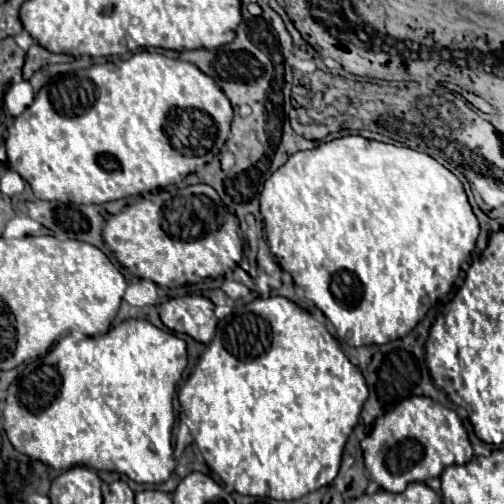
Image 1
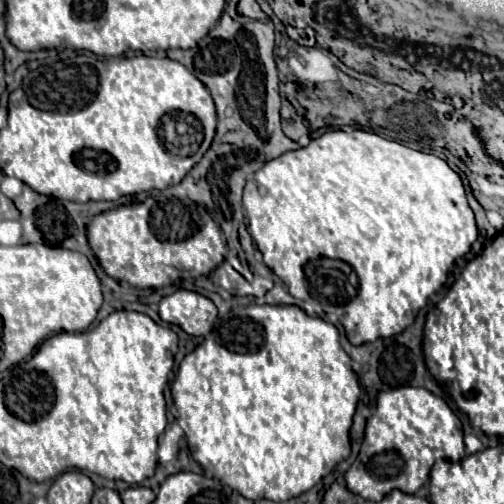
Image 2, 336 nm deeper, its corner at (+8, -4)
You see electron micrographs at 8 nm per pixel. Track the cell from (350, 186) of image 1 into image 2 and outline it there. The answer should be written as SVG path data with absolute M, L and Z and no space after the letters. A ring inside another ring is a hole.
M360 128L352 129L352 131L324 133L318 139L312 139L308 147L302 147L298 151L288 151L288 153L280 155L278 159L268 161L246 183L242 201L244 201L244 209L246 209L246 217L248 217L248 231L250 231L252 239L256 241L256 247L260 249L264 263L282 279L288 293L294 295L296 299L310 303L318 317L322 317L334 325L342 323L346 329L346 337L352 345L362 345L368 341L376 341L380 337L392 337L392 335L402 333L408 325L412 325L418 311L428 303L428 297L444 288L447 277L455 267L455 263L459 261L461 268L466 266L464 255L470 251L472 243L478 237L474 213L468 205L462 179L456 171L450 169L450 165L444 159L440 159L436 155L422 153L422 151L414 151L410 147L396 143L396 141L382 139L376 133L362 131Z

